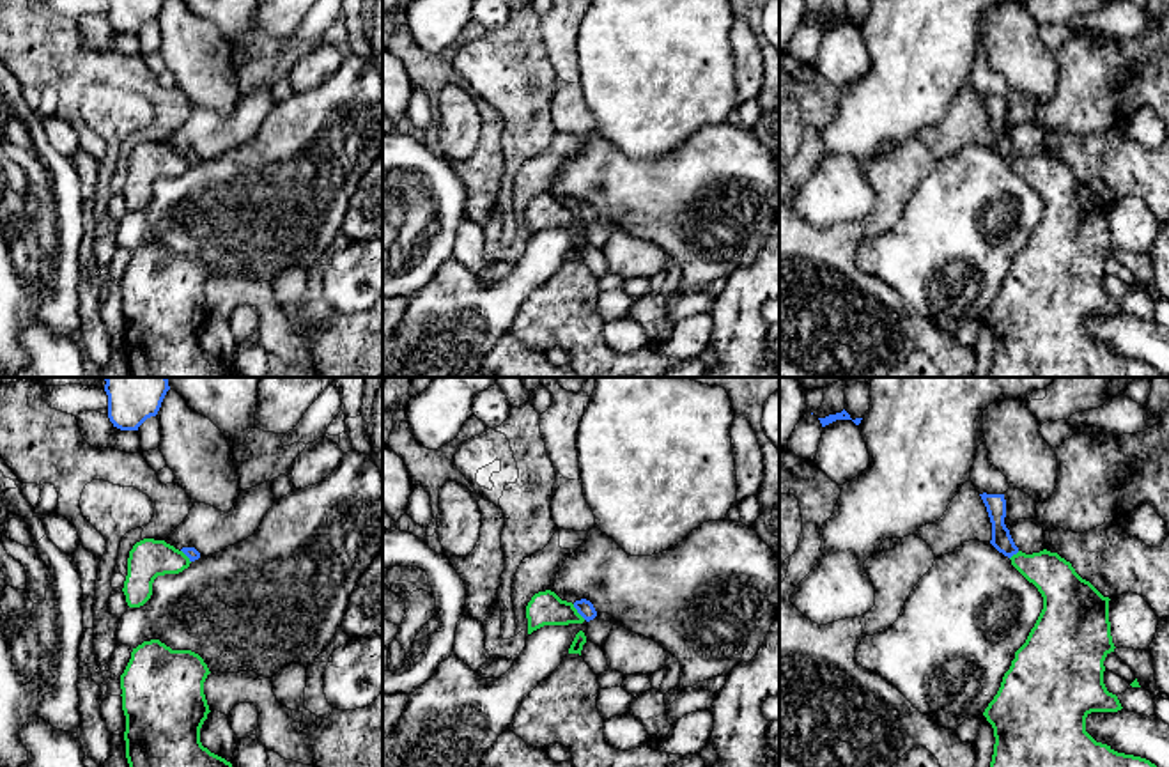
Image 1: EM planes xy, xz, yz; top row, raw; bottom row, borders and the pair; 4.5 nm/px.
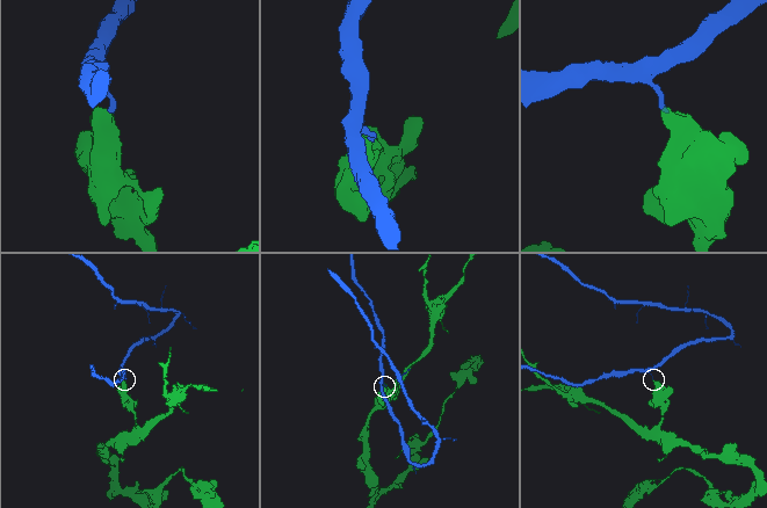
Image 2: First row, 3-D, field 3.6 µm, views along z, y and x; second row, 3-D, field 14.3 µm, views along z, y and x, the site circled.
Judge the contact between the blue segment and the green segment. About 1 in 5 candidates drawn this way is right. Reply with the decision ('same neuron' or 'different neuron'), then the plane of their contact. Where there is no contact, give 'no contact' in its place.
different neuron | xz

